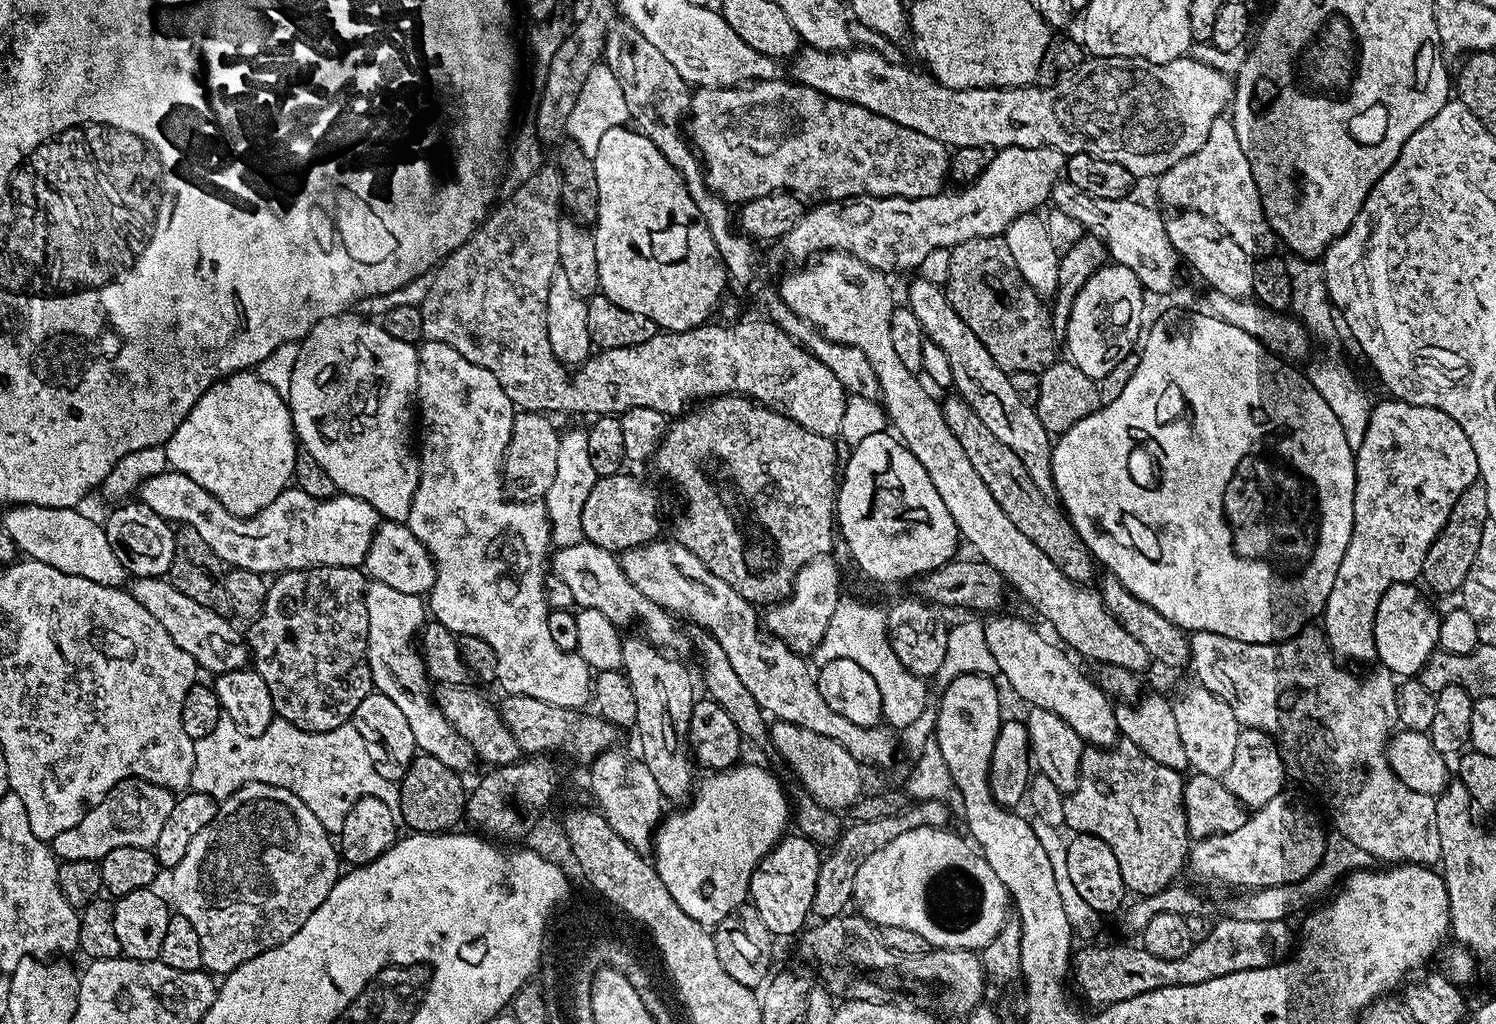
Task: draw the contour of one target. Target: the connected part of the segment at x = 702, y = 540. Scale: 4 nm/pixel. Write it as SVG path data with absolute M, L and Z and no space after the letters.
M735 394L731 396L714 396L711 397L699 406L693 407L691 410L675 417L665 427L664 436L660 439L660 445L656 448L656 454L654 457L654 463L656 463L656 468L661 472L662 475L665 476L666 479L669 480L670 483L676 487L676 492L680 495L680 500L684 503L684 513L681 514L680 517L676 520L676 533L674 533L674 539L677 544L681 544L682 546L686 546L686 550L690 550L690 554L694 554L694 558L698 558L702 562L702 566L706 566L706 570L710 570L710 574L712 576L717 576L718 578L722 578L722 582L726 582L734 591L738 593L738 595L743 598L743 600L747 600L749 604L753 606L761 606L760 604L764 604L763 606L771 606L781 600L785 600L788 597L788 593L792 590L792 582L796 578L796 571L801 568L803 564L806 562L810 562L815 556L819 556L821 554L831 553L832 548L832 536L834 540L834 501L836 499L836 493L838 491L838 464L836 468L836 443L837 441L830 436L823 436L822 434L814 434L810 430L806 430L802 426L798 426L798 422L794 422L790 419L790 417L784 415L783 412L776 412L772 408L765 408L763 404L749 400L747 396L737 396Z

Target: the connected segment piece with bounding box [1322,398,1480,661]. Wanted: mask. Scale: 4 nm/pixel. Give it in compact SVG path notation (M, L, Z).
M1387 398L1381 404L1377 403L1372 410L1372 417L1368 423L1366 434L1362 438L1359 448L1355 449L1356 457L1356 498L1354 500L1354 530L1350 542L1346 546L1346 554L1338 566L1338 574L1334 574L1334 586L1330 590L1328 603L1324 605L1322 613L1322 630L1326 635L1329 647L1337 657L1345 656L1348 660L1373 660L1377 659L1376 643L1374 642L1374 618L1378 614L1378 602L1382 602L1382 594L1390 590L1392 584L1412 582L1423 573L1426 554L1430 546L1438 538L1438 534L1446 526L1450 518L1450 510L1454 510L1454 502L1458 502L1458 494L1466 490L1471 484L1477 483L1480 471L1478 458L1470 438L1466 438L1466 430L1453 416L1446 414L1442 408L1431 408L1425 404L1411 404L1405 400Z

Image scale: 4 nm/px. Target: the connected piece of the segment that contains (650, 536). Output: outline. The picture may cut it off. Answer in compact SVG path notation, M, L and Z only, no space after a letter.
M619 471L613 476L597 478L581 514L583 539L614 554L650 544L661 535L660 500L655 490L648 484L639 484L632 476L624 475L623 471Z

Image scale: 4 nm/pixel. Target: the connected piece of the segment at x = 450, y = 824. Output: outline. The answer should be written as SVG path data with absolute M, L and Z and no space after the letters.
M417 754L410 762L406 774L398 782L400 790L399 819L412 832L437 834L455 829L464 816L466 784L460 781L457 769L438 762L438 758Z

